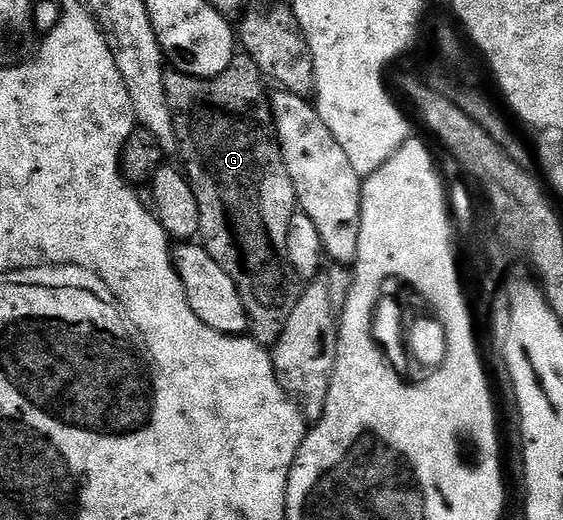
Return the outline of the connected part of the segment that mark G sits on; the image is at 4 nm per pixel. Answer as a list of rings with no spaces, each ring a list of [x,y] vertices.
[[[237,54],[230,62],[229,68],[213,78],[198,78],[169,70],[164,73],[163,79],[165,80],[167,103],[171,113],[173,113],[177,150],[179,154],[186,151],[187,158],[191,158],[191,171],[186,175],[191,182],[193,192],[199,190],[197,204],[201,208],[201,224],[199,225],[198,237],[201,239],[201,245],[209,252],[209,256],[213,256],[213,260],[217,260],[217,264],[221,264],[221,268],[225,268],[225,272],[229,276],[229,280],[233,280],[233,284],[239,282],[236,288],[245,304],[250,337],[265,347],[274,347],[281,332],[285,332],[285,320],[289,320],[289,312],[293,312],[293,308],[297,308],[301,280],[295,275],[295,269],[293,264],[289,264],[289,256],[287,255],[289,224],[297,212],[293,180],[289,180],[289,172],[285,168],[285,160],[281,156],[279,137],[275,135],[275,121],[271,111],[271,99],[268,97],[267,91],[265,92],[265,80],[256,64],[246,54]]]

